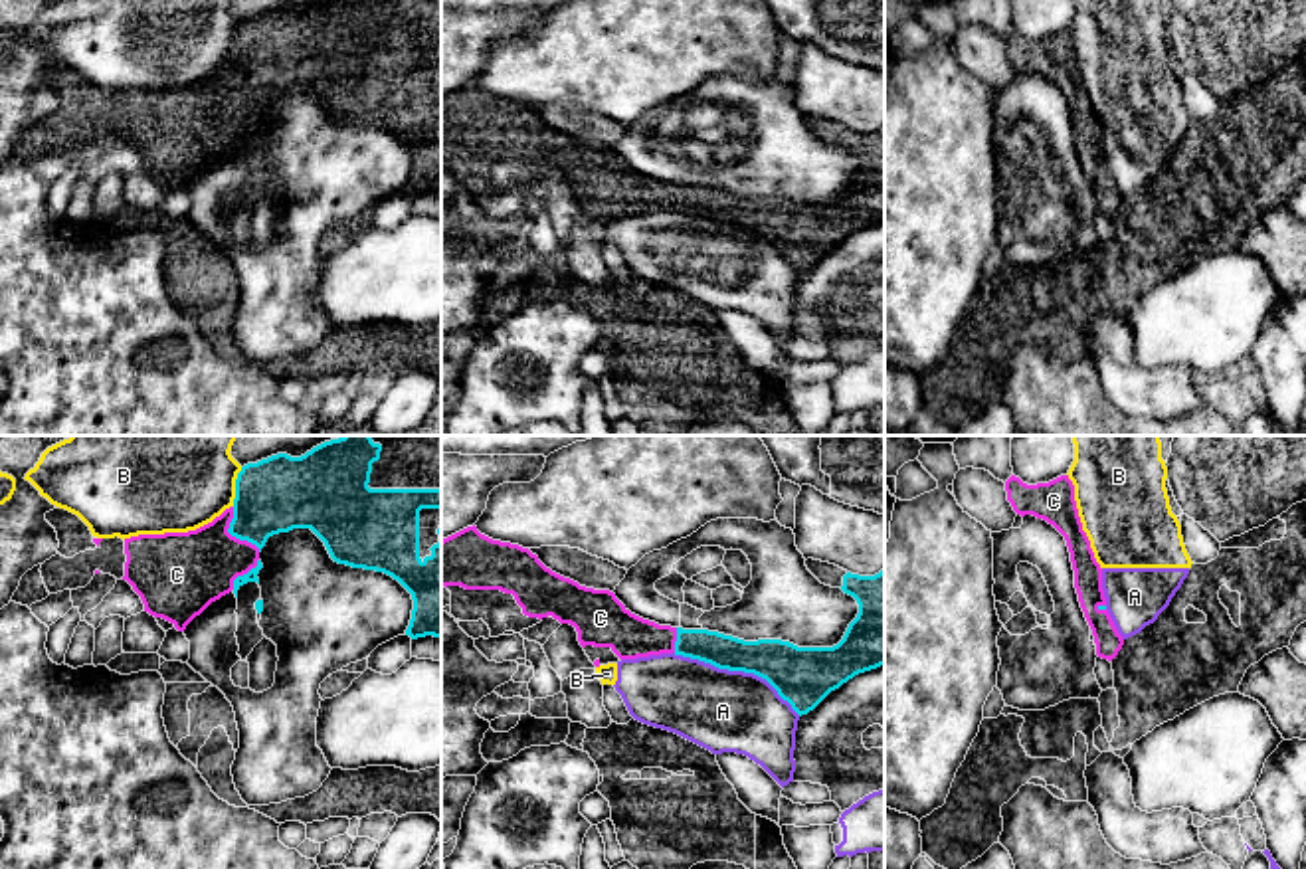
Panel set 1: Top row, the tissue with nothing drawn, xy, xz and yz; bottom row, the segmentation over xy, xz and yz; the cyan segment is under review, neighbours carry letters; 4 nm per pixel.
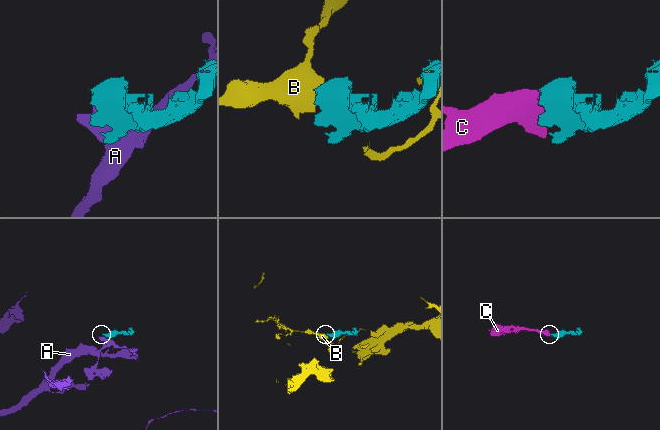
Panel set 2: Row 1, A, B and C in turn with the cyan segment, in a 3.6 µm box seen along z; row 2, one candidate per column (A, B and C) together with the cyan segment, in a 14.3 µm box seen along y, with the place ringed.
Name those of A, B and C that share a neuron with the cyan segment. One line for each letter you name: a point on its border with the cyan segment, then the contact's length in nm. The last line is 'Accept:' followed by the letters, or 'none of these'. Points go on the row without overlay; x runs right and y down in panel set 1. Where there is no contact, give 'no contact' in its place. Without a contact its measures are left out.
C: xy (232, 92) | 220 nm
Accept: C

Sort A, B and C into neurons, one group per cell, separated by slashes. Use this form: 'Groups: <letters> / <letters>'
Groups: A B / C

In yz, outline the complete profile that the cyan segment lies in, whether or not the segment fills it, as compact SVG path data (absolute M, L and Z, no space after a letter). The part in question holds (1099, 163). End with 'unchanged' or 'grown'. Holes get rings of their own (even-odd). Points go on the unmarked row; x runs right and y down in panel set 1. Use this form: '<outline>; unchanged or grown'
M1011 32L1005 38L1005 48L1017 71L1043 75L1065 93L1074 127L1074 145L1094 192L1096 212L1112 218L1122 206L1124 196L1106 166L1102 125L1082 87L1073 38L1069 32L1061 32L1049 40L1027 42Z; grown

